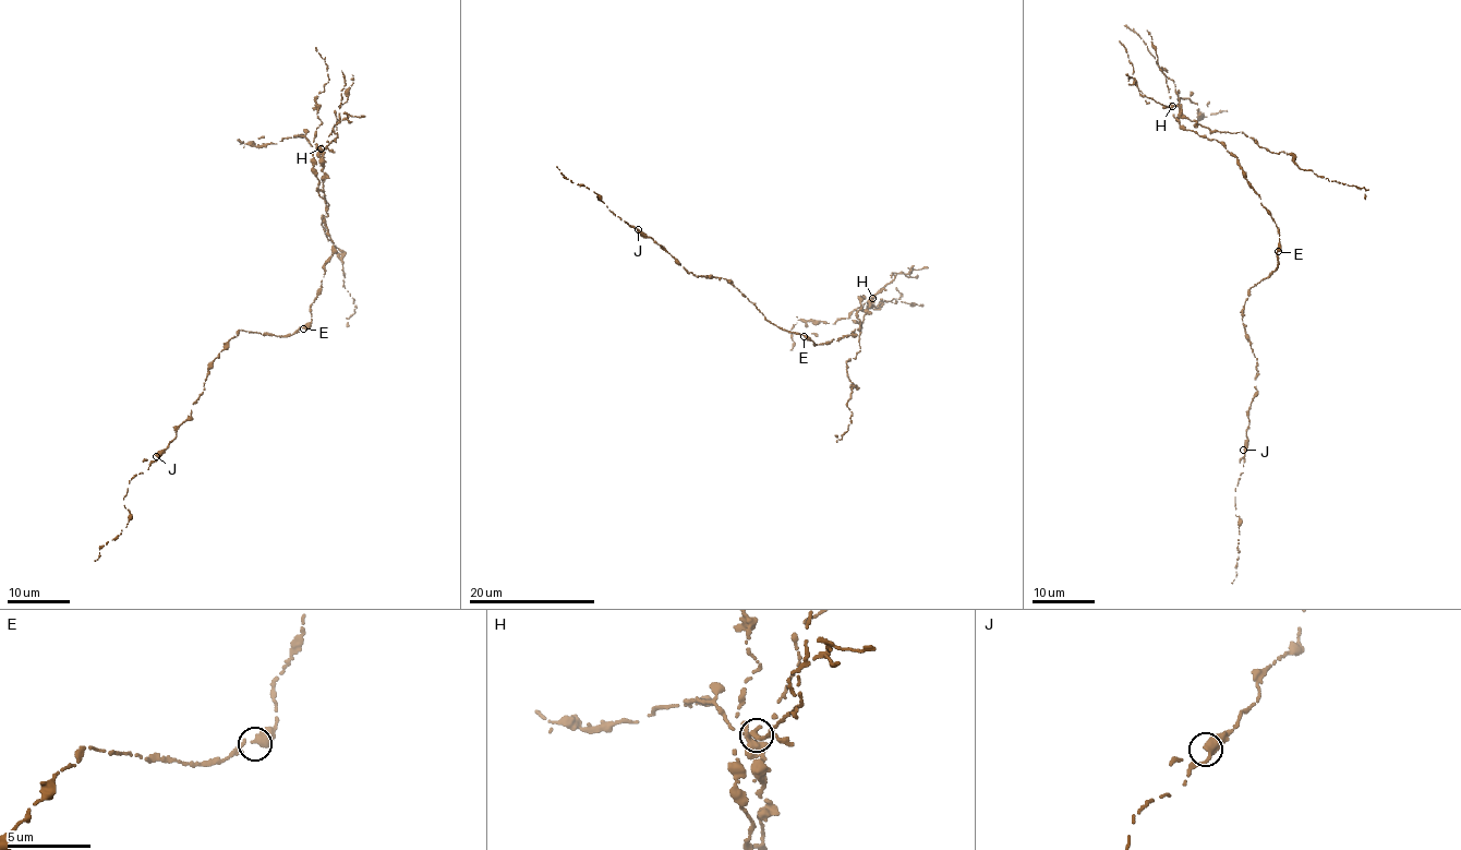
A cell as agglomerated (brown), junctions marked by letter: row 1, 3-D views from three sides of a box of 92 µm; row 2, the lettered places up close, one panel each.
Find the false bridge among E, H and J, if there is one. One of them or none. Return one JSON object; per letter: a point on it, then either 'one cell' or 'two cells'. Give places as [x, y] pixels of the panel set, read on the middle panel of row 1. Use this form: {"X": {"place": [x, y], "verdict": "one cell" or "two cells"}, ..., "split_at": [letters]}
{"E": {"place": [804, 336], "verdict": "one cell"}, "H": {"place": [872, 298], "verdict": "two cells"}, "J": {"place": [638, 229], "verdict": "one cell"}, "split_at": ["H"]}

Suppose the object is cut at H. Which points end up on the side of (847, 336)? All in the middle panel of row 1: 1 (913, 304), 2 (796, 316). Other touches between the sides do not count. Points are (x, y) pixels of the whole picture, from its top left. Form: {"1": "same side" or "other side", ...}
{"1": "same side", "2": "other side"}

